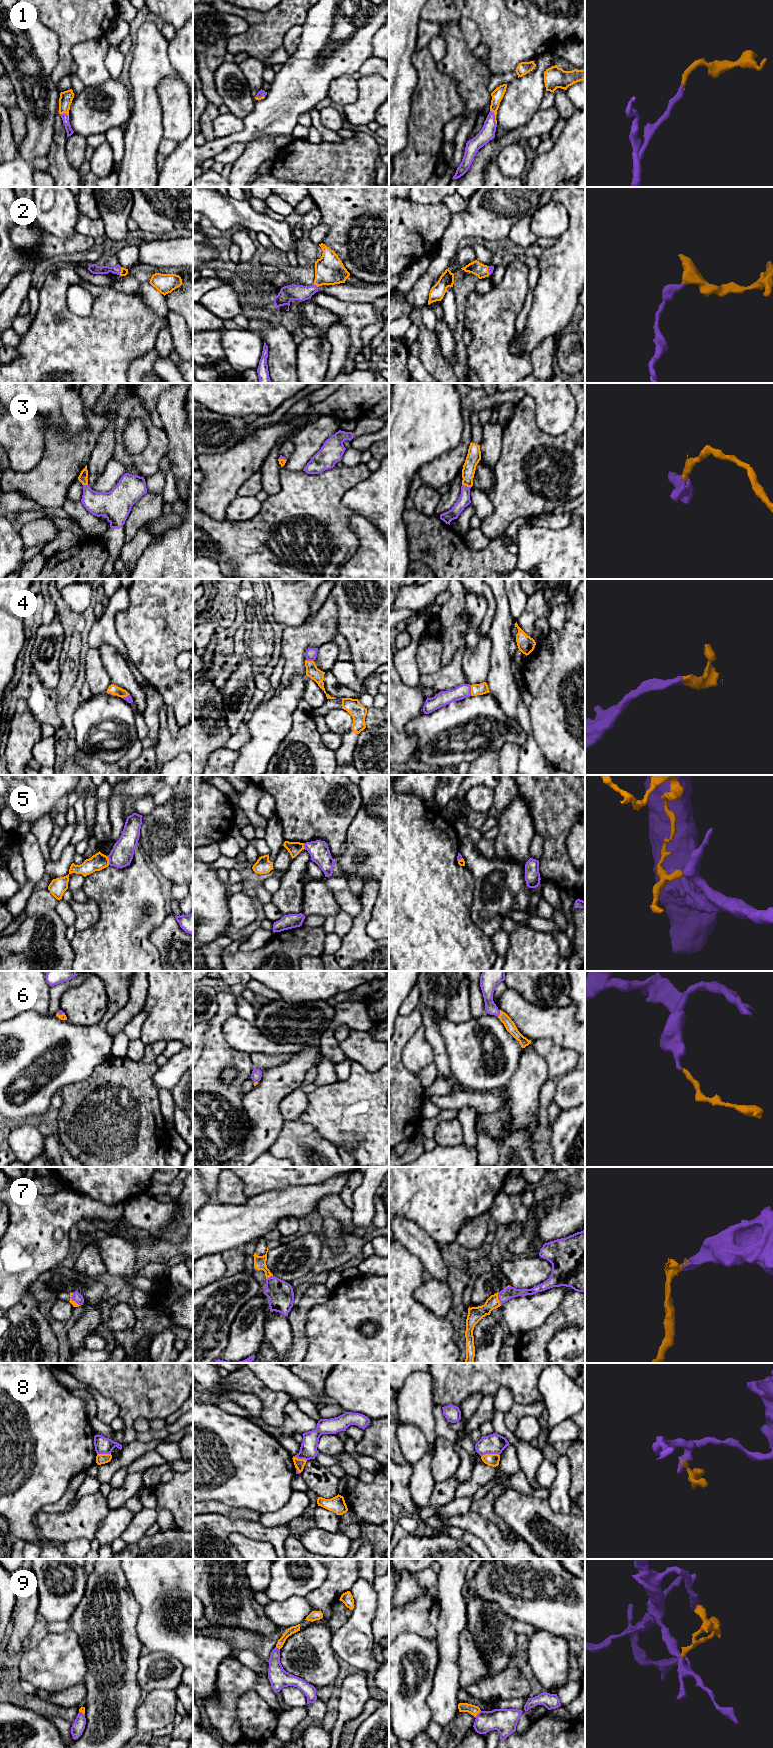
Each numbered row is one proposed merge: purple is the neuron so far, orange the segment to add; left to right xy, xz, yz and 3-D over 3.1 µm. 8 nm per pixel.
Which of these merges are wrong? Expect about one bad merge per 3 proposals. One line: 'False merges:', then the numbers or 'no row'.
False merges: 5, 8, 9

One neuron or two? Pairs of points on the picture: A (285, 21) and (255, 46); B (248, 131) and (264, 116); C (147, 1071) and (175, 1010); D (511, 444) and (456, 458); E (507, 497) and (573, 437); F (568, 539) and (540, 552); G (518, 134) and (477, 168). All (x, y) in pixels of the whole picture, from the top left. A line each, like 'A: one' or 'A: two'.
A: one
B: one
C: two
D: two
E: one
F: one
G: one

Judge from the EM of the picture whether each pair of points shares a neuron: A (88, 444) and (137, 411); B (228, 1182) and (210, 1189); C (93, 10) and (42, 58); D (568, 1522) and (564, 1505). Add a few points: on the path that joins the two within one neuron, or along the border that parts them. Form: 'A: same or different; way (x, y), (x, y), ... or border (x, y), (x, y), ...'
A: same; way (96, 430), (104, 422), (117, 422), (123, 416)
B: different; border (217, 1177), (216, 1197), (220, 1203)
C: different; border (44, 24), (58, 38), (58, 61), (55, 66)
D: different; border (548, 1499), (549, 1505), (554, 1511), (570, 1513)

